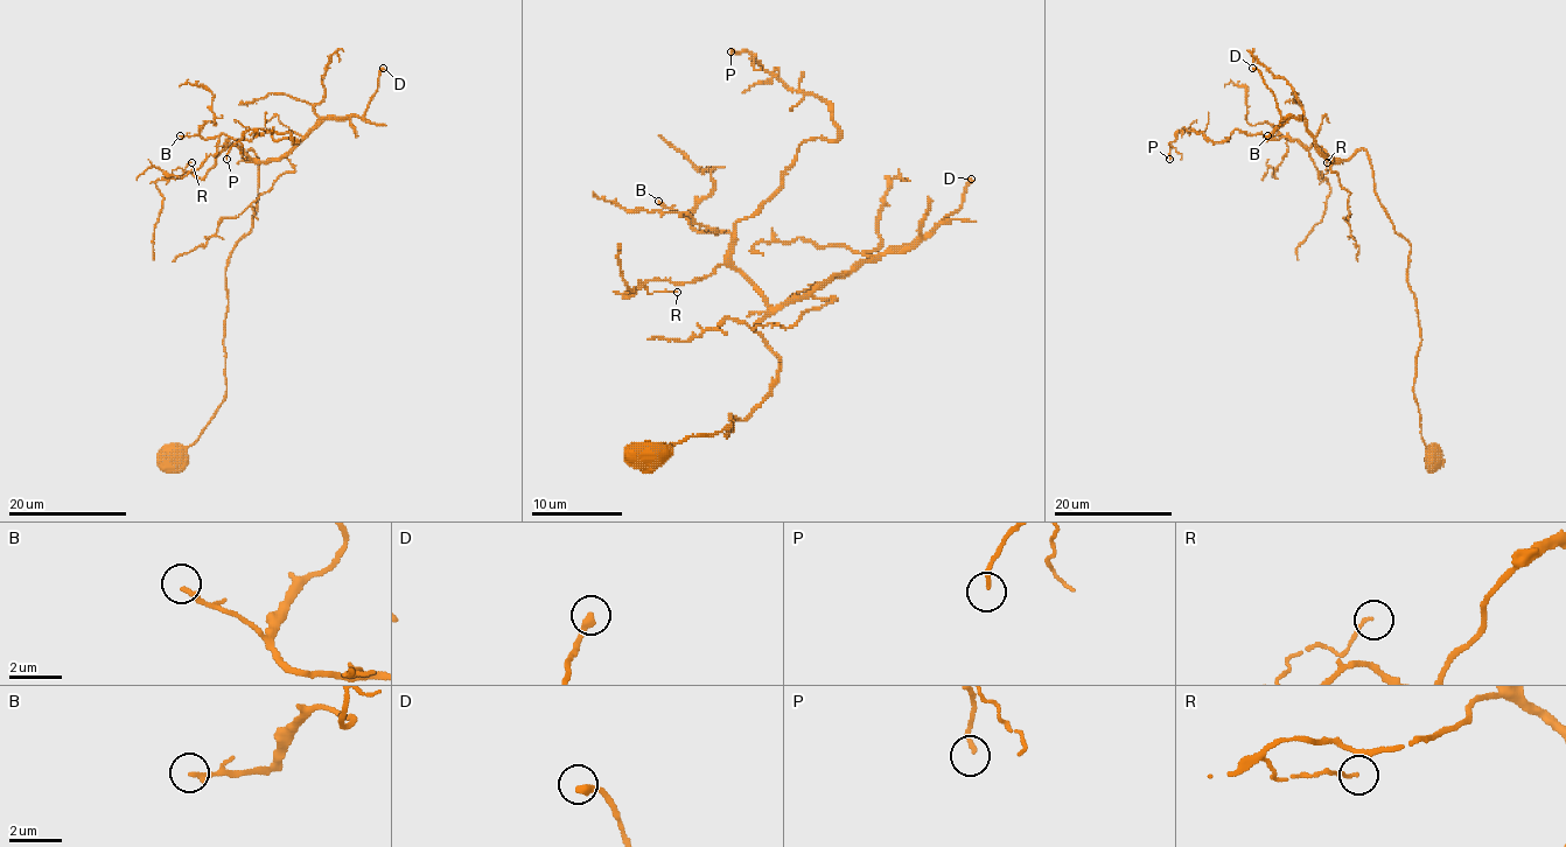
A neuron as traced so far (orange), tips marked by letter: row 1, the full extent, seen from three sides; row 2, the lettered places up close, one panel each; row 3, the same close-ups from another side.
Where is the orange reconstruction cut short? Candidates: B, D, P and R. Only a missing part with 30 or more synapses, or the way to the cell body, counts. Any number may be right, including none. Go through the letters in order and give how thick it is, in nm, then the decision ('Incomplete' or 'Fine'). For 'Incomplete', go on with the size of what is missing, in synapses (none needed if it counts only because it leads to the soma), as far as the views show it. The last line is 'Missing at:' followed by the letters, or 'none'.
B: Thickness 190 nm. Fine
D: Thickness 280 nm. Fine
P: Thickness 160 nm. Fine
R: Thickness 100 nm. Fine
Missing at: none

